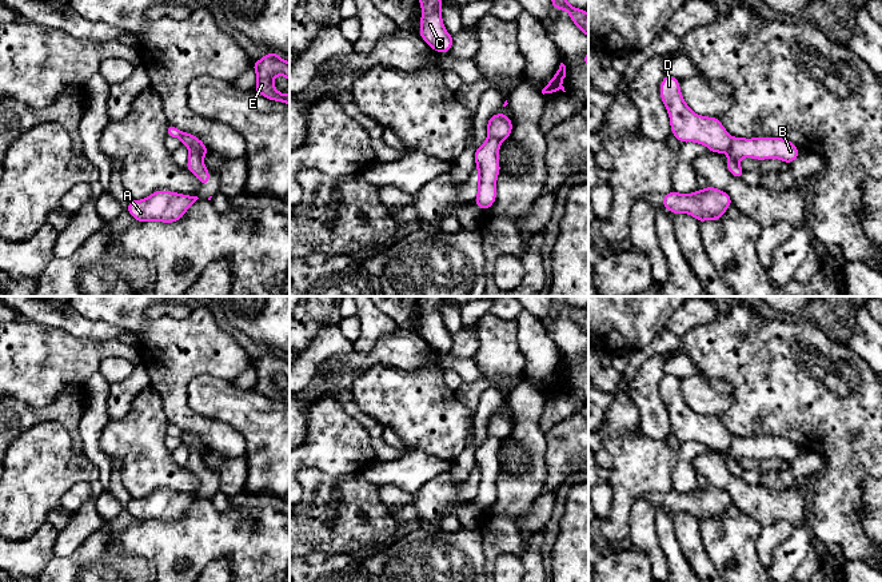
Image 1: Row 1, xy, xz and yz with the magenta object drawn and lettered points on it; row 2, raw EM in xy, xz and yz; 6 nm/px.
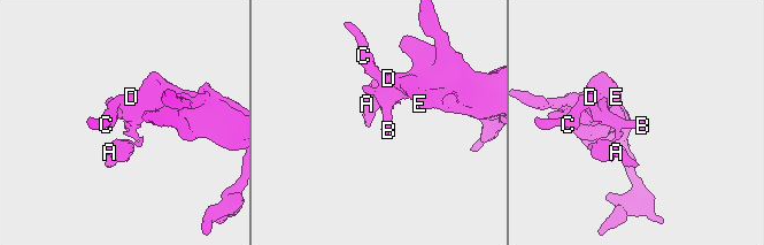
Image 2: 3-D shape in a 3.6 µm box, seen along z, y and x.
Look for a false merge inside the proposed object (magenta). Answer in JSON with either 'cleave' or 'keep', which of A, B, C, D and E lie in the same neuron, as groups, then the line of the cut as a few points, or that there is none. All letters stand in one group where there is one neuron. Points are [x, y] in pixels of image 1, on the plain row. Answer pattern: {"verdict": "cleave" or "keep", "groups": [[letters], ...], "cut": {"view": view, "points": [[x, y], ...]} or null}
{"verdict": "cleave", "groups": [["A", "B"], ["C", "D", "E"]], "cut": {"view": "xy", "points": [[188, 446], [192, 446], [202, 458]]}}

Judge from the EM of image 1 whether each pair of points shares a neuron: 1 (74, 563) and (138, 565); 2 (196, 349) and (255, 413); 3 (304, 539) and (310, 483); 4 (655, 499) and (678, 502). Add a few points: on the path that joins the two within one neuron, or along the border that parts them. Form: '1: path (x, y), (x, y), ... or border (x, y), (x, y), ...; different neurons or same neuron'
1: path (90, 557), (108, 557), (122, 565); same neuron
2: border (196, 377), (211, 375), (234, 383); different neurons
3: path (310, 526), (310, 497); same neuron
4: path (661, 499), (673, 499); same neuron

